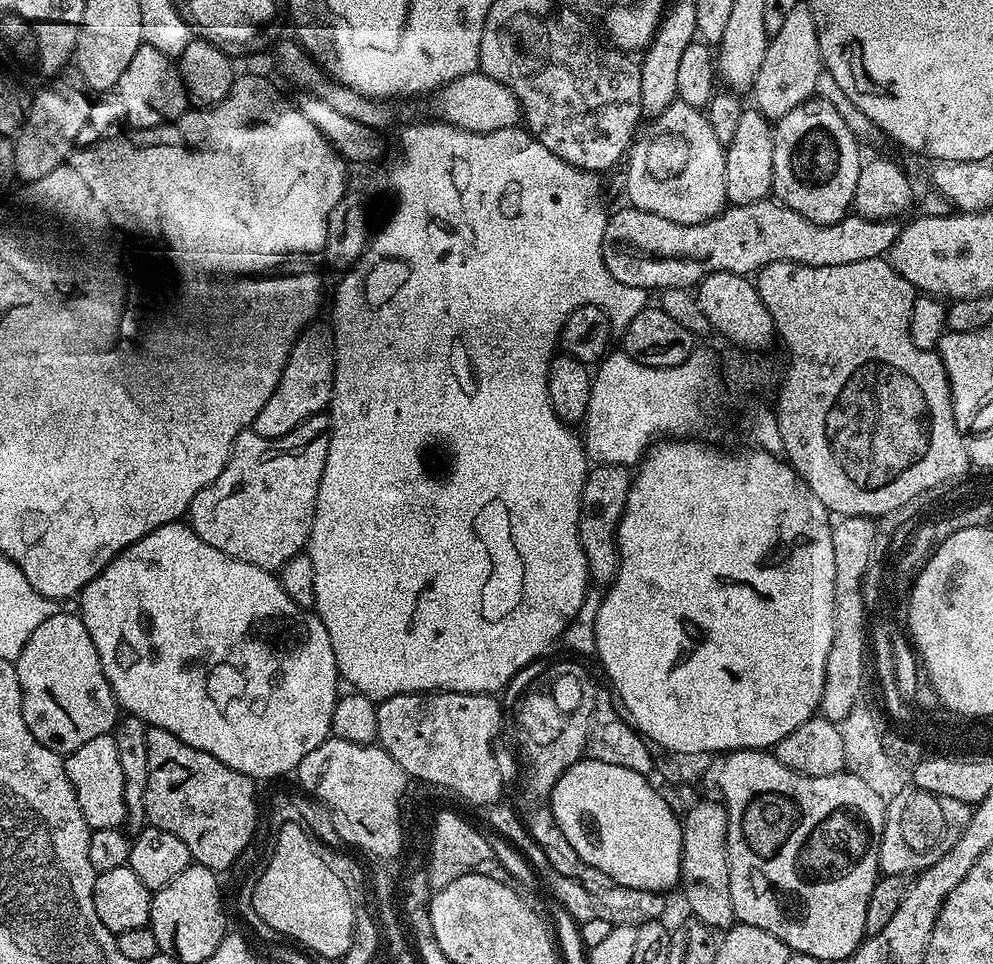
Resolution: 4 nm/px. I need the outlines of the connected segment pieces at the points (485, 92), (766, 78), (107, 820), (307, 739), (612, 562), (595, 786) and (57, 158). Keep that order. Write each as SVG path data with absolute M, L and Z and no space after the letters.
M474 71L465 76L454 78L431 93L432 112L437 121L452 124L467 132L497 132L517 127L521 123L522 113L518 98L502 82L494 82L482 71Z
M797 2L794 10L786 14L786 22L782 22L782 30L771 33L766 58L762 58L762 66L758 70L758 78L750 89L755 107L769 121L775 122L780 117L790 114L794 106L815 97L815 83L822 69L818 34L814 26L814 14L807 3Z
M115 735L93 738L86 746L67 753L64 769L74 786L82 818L86 818L89 829L120 828L127 821L126 782L122 778L122 762L118 762L118 746Z
M177 522L158 526L146 538L138 538L126 550L122 550L95 576L78 597L80 621L86 626L90 638L94 638L94 650L98 650L98 658L104 667L106 682L110 682L110 690L114 694L117 705L127 715L136 716L145 725L161 728L174 734L182 742L218 758L230 770L238 770L243 776L252 777L256 782L268 782L273 778L284 778L291 773L322 741L329 739L332 731L332 715L334 714L338 693L342 688L340 671L334 658L334 646L330 646L330 634L326 634L326 626L322 626L315 611L300 608L282 590L279 579L273 573L262 570L250 562L242 562L238 558L230 558L230 554L222 554L222 550L214 550L210 542L202 542L198 534L187 523Z
M601 464L589 471L580 503L580 541L586 554L588 575L596 586L612 583L620 565L620 555L616 549L616 531L626 506L626 498L632 489L634 476L622 465Z
M582 758L558 778L551 810L584 866L608 874L615 885L664 894L680 884L682 820L650 780L625 766Z
M74 66L65 67L53 80L39 89L40 93L32 96L32 104L28 109L24 125L14 137L14 176L17 181L31 182L38 178L46 178L50 170L62 166L71 152L76 151L76 139L82 126L88 124L90 118L89 89L84 87L82 74Z

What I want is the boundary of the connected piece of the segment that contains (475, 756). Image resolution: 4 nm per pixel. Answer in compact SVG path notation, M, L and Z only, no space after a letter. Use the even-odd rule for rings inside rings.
M411 692L381 700L375 705L376 740L413 781L425 780L425 785L449 788L472 804L494 805L501 799L500 791L504 788L500 764L492 753L492 743L500 732L500 704L496 699L486 692Z

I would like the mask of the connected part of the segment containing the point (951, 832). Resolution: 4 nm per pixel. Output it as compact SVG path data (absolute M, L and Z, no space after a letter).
M915 786L889 799L886 804L884 829L880 839L881 873L885 876L907 877L908 872L919 874L925 868L934 866L934 862L938 862L938 858L942 858L942 854L946 854L946 850L950 850L954 842L958 842L958 838L962 838L962 830L966 830L972 817L972 810L973 805L958 802L958 798L942 798L929 792L923 792L921 788Z

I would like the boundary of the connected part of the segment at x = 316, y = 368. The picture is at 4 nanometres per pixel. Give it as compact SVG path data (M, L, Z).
M313 322L297 336L290 354L286 358L286 366L282 370L282 378L278 378L278 386L266 406L258 410L258 418L254 418L251 431L257 432L262 438L277 440L290 430L294 430L302 422L306 422L312 416L321 415L332 403L332 387L336 381L336 337L333 336L331 327L327 323Z

